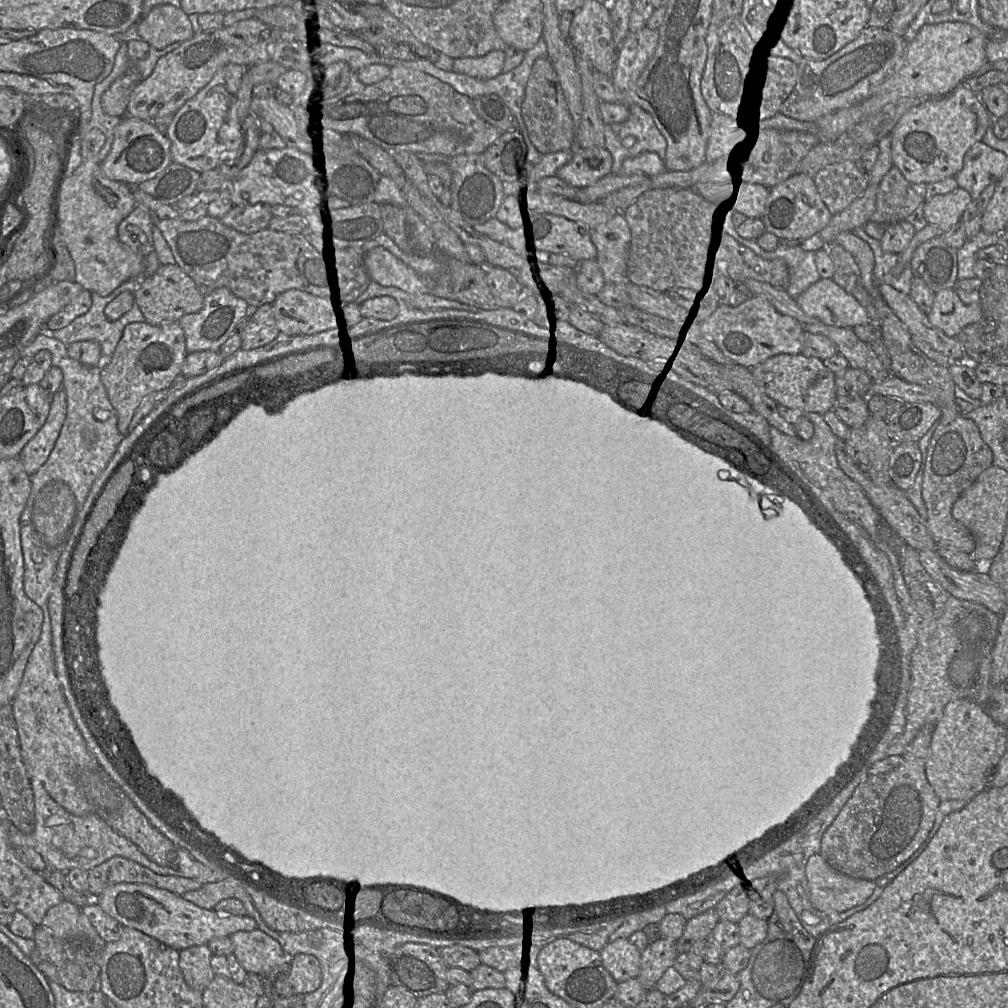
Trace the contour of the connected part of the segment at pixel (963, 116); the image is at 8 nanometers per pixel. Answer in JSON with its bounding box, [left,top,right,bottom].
[891,84,994,184]

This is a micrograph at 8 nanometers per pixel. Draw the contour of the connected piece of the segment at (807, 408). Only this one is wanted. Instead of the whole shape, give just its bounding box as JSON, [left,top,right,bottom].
[751,353,837,415]

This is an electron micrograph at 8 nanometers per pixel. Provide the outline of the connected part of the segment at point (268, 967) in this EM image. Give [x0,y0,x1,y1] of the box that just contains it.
[230,928,289,975]

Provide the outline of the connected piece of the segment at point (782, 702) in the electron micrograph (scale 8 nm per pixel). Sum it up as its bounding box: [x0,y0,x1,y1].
[97,373,881,911]

